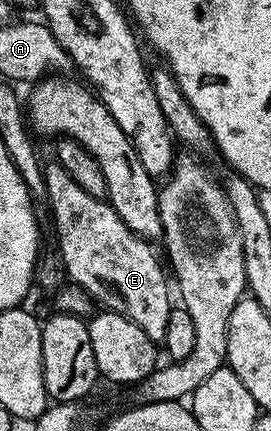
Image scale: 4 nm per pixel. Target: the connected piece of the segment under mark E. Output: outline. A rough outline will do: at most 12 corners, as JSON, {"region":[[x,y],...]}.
{"region":[[55,160],[58,258],[157,344],[174,304],[153,245]]}

